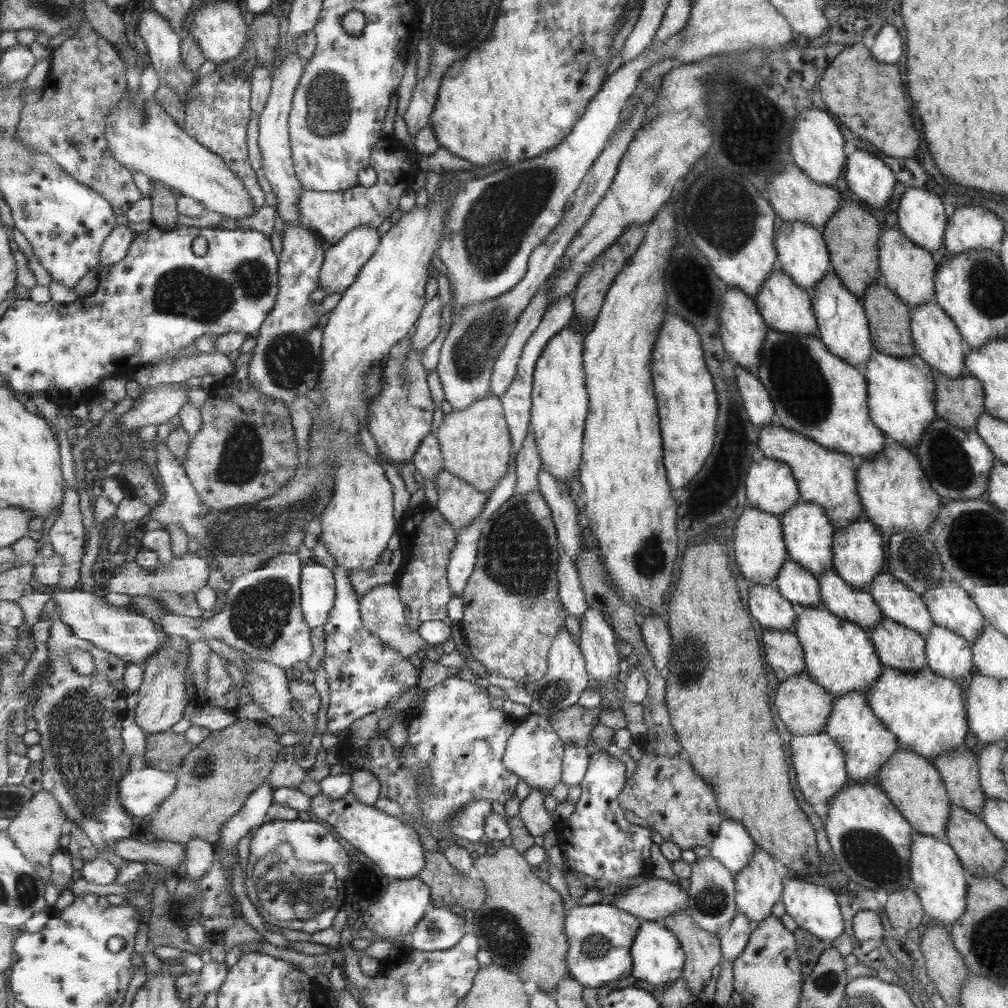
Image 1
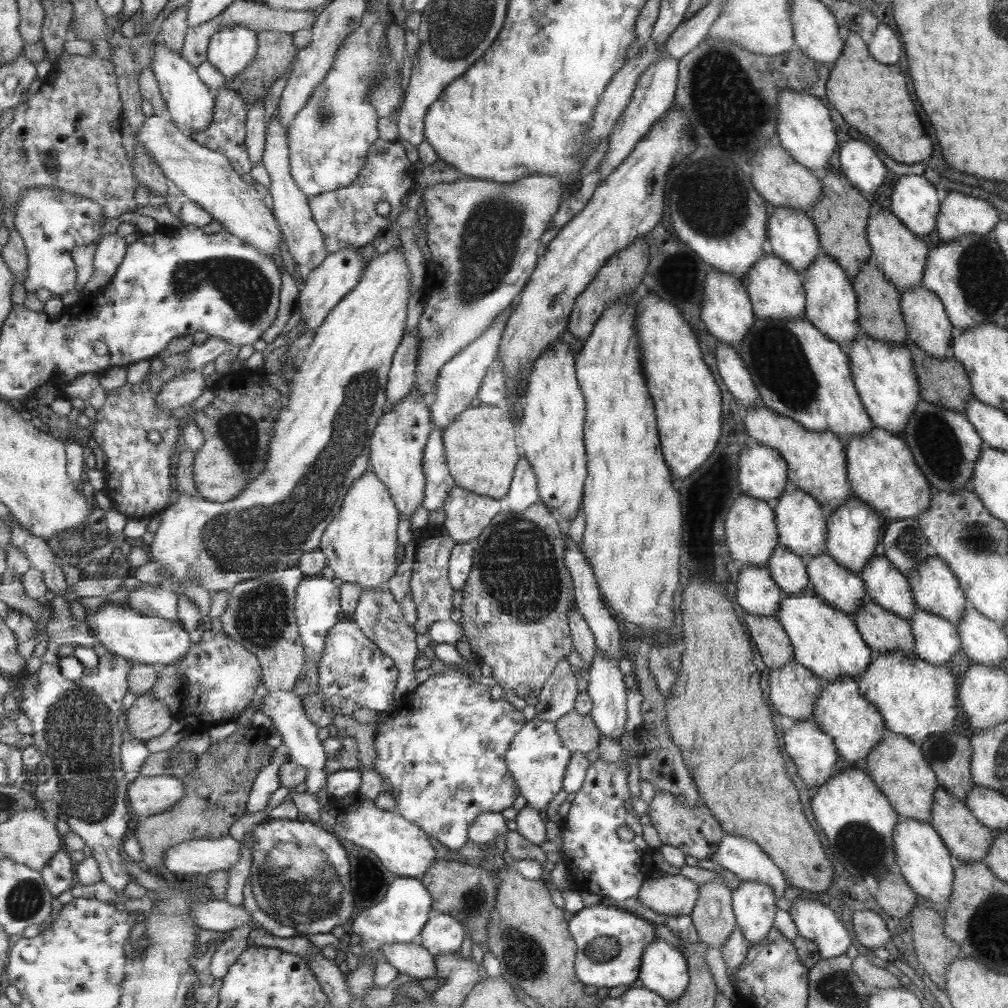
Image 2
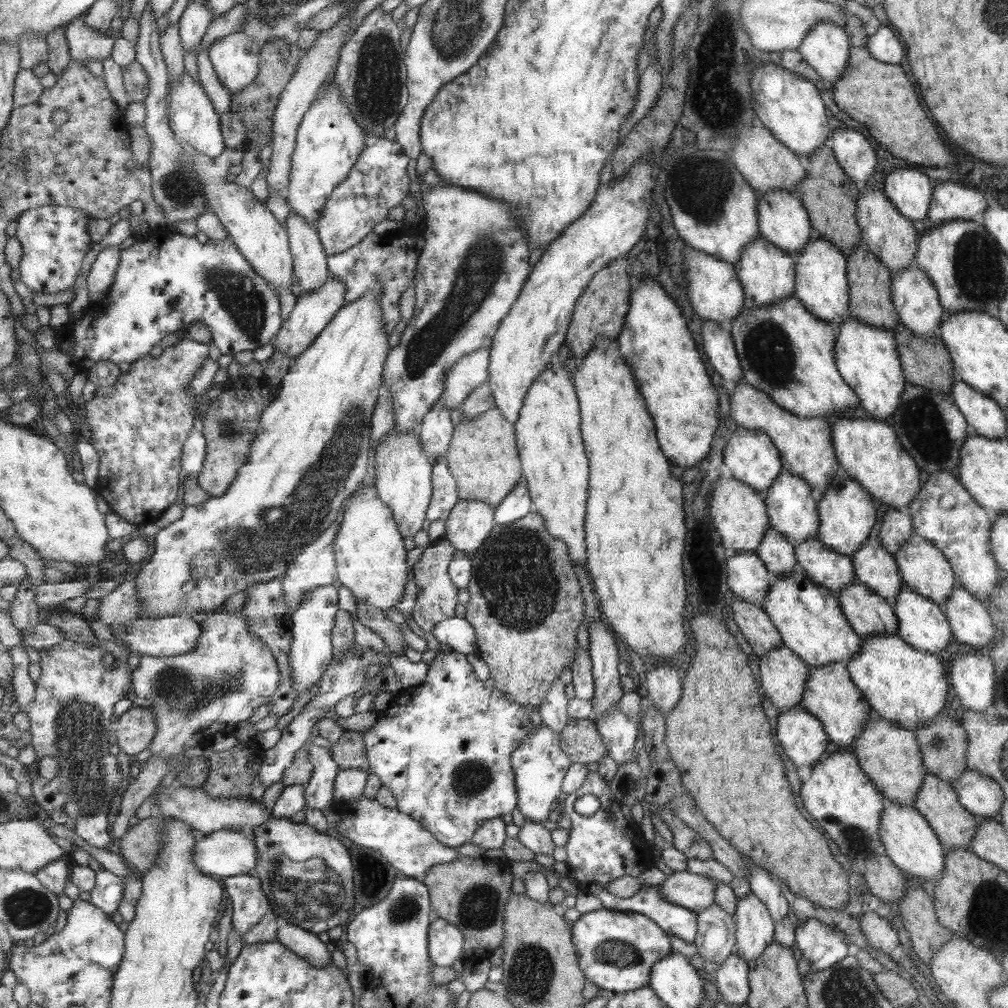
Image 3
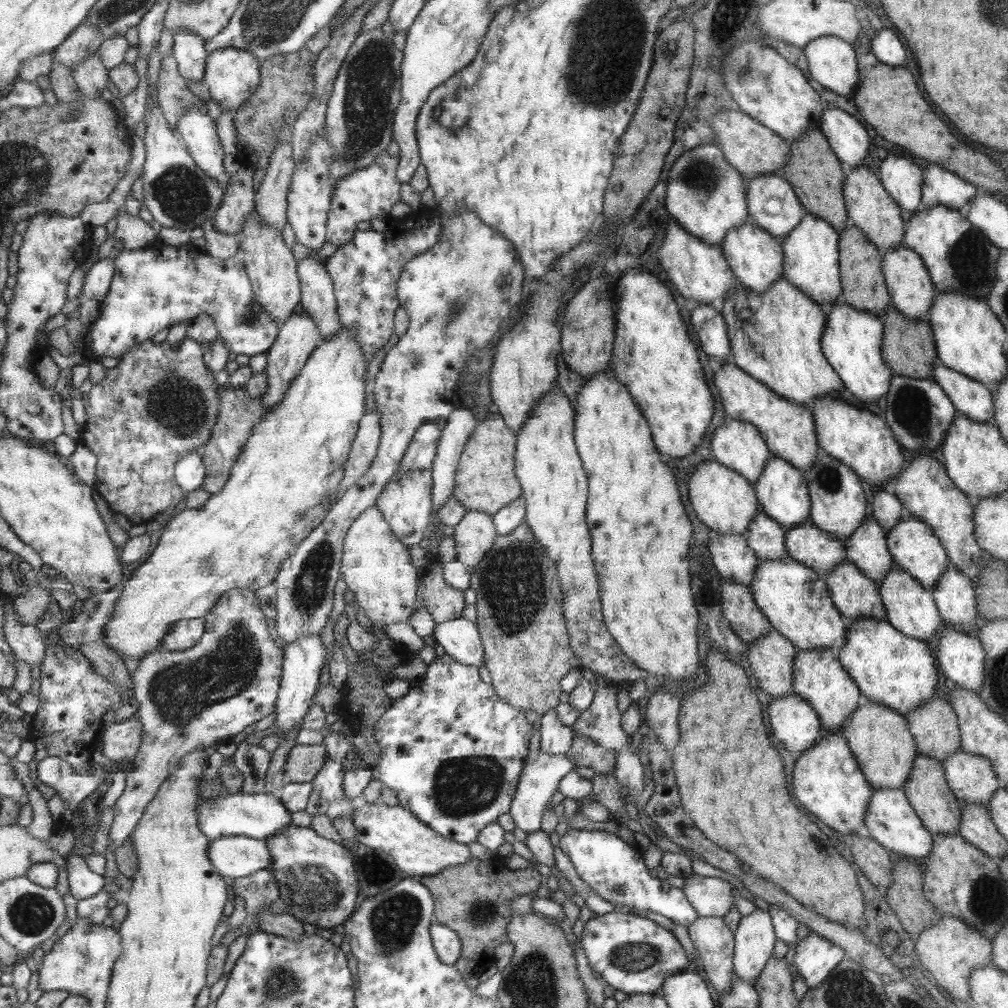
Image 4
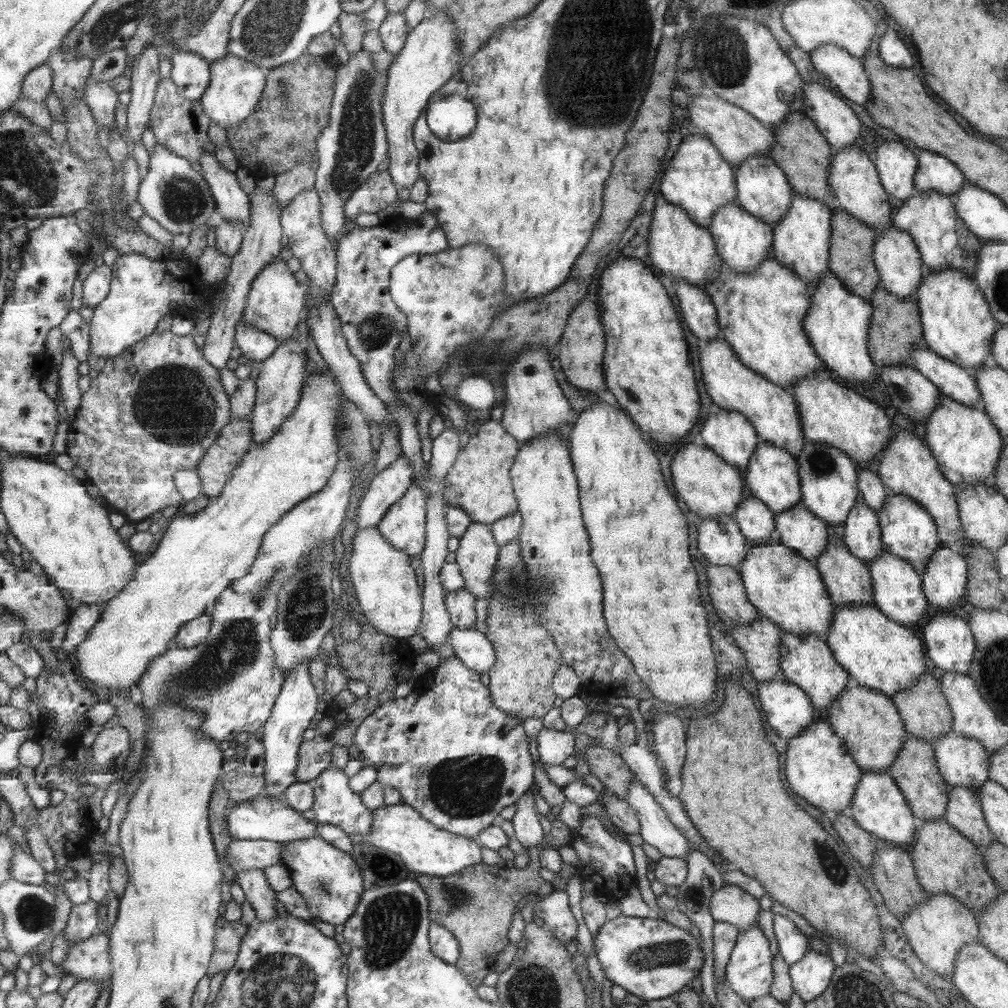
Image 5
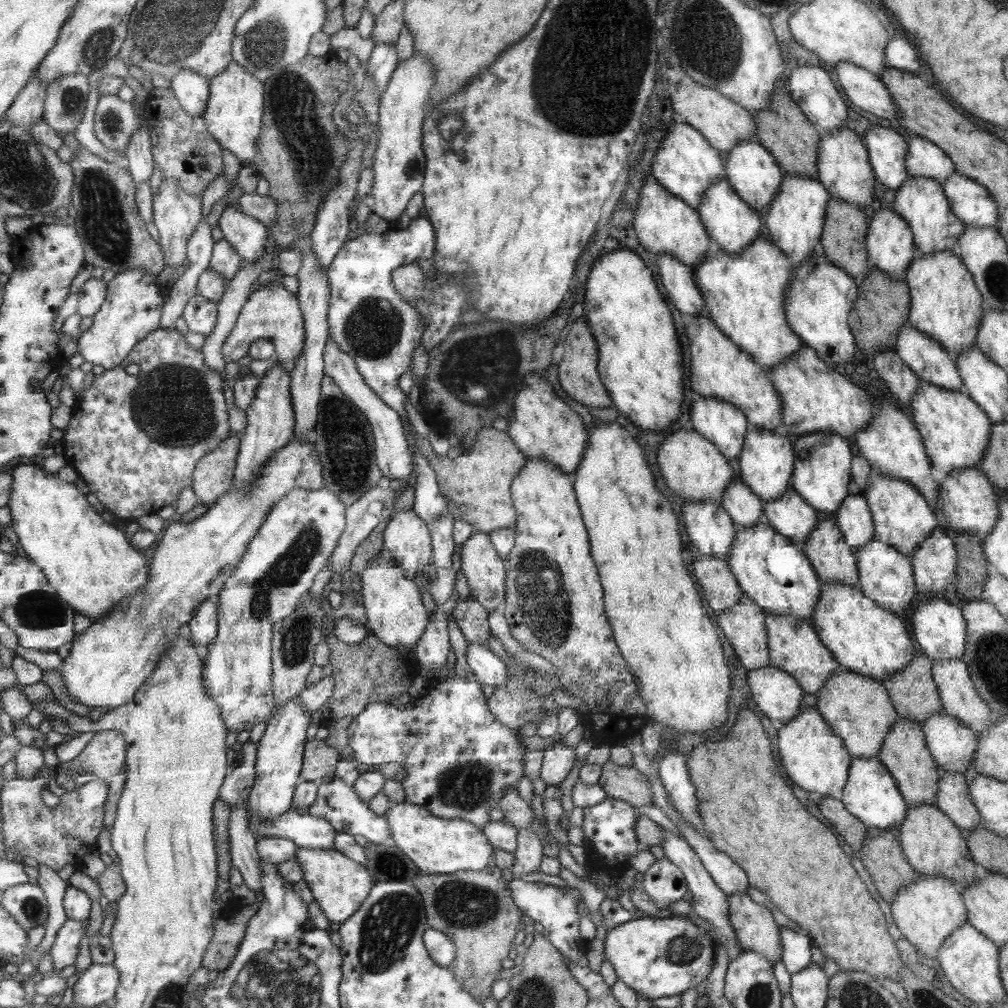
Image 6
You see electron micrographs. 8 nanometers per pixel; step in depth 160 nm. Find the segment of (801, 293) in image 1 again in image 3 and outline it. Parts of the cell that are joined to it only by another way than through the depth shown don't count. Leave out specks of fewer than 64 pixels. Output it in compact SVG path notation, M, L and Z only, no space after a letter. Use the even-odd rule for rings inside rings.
M756 238L750 242L742 256L735 264L735 271L744 291L744 308L777 304L790 296L794 296L796 284L795 257L782 251L779 247L767 242L764 238Z

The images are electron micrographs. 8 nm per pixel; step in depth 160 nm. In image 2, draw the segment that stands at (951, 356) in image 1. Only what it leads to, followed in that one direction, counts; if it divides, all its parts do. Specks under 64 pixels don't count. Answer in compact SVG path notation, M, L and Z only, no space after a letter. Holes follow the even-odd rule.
M920 285L903 290L902 311L904 322L908 327L908 337L917 348L924 350L933 358L948 358L951 355L952 339L955 330L949 322L947 311L936 294Z

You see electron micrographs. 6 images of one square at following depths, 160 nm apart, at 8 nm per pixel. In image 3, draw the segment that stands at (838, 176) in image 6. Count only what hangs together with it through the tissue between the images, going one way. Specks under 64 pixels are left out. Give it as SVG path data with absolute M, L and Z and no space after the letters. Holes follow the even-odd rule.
M868 186L863 187L857 202L856 218L861 230L861 242L893 274L901 272L904 268L914 264L914 256L918 252L917 234L911 228L909 220L892 205L892 202L889 202L889 199L883 193Z

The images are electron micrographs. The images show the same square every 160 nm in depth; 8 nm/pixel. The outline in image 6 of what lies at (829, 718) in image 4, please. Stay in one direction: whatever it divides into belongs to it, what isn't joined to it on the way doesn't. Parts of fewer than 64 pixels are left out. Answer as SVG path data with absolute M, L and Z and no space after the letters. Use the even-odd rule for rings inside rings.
M766 614L770 665L797 679L806 694L817 695L836 671L840 670L835 656L820 642L819 634L811 622L794 616Z

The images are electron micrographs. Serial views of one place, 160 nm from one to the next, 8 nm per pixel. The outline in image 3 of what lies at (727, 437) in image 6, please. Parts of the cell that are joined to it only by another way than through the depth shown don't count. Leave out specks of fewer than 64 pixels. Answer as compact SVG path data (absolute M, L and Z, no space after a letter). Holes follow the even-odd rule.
M741 427L726 446L723 452L723 464L729 468L735 480L751 486L753 490L763 491L769 489L774 484L774 480L780 476L783 469L780 453L764 432Z

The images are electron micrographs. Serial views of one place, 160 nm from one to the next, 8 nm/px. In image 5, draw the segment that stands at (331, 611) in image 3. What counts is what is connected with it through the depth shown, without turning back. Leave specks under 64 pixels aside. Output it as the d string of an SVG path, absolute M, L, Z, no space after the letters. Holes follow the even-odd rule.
M312 661L294 666L286 676L284 688L280 692L273 714L264 724L263 742L266 744L266 779L263 794L272 797L281 797L289 786L297 783L296 772L299 764L300 746L303 741L303 732L311 726L311 720L317 714L320 694L317 692L314 678L311 674Z

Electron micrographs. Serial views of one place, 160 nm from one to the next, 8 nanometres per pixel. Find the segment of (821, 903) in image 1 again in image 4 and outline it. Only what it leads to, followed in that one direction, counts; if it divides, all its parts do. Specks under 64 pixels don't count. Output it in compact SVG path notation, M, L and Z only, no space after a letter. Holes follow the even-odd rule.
M811 931L804 938L797 940L794 951L791 969L804 978L807 988L819 986L824 978L836 968L837 962L845 958L843 948L839 948L835 943Z

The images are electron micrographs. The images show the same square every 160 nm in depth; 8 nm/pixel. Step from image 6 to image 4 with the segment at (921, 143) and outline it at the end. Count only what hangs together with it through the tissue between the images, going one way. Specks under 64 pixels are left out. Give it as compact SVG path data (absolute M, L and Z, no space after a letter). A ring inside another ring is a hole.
M923 164L925 173L922 207L928 209L941 205L964 211L970 200L976 196L977 187L935 164Z

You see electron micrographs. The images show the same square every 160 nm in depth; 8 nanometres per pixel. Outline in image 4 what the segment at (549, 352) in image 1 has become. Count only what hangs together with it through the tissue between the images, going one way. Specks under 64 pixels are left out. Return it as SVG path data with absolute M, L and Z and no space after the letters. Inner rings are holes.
M560 386L544 392L537 401L528 421L518 432L516 449L516 473L527 502L526 522L545 548L545 554L557 561L564 594L562 609L573 656L580 660L580 666L594 672L595 677L612 680L617 688L624 682L631 684L638 678L645 678L646 672L637 668L620 650L604 625L599 580L591 555L591 532L585 518L588 475L573 442L573 410Z

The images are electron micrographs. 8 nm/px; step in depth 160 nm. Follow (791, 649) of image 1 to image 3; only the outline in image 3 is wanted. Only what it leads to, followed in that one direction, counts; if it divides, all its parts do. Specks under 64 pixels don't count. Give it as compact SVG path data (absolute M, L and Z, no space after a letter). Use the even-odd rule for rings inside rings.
M733 595L731 608L735 624L747 645L758 657L783 646L779 631L761 606L743 602Z

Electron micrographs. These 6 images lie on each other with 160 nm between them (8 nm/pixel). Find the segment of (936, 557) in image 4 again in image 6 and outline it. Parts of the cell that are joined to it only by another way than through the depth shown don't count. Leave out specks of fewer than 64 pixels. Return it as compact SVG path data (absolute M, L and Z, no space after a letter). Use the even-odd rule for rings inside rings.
M871 474L863 494L865 494L865 502L868 502L868 509L872 514L875 531L873 539L889 544L893 549L901 551L901 554L912 556L917 547L931 535L931 531L937 526L935 516L931 508L927 506L924 495L915 486L899 478Z

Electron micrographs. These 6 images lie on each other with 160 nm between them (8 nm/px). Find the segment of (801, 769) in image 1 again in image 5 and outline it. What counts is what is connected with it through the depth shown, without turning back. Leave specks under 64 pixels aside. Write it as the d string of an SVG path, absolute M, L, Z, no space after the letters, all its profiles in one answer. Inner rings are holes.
M781 677L759 682L758 698L765 710L765 720L783 740L800 736L813 722L810 698L800 687L787 683Z

